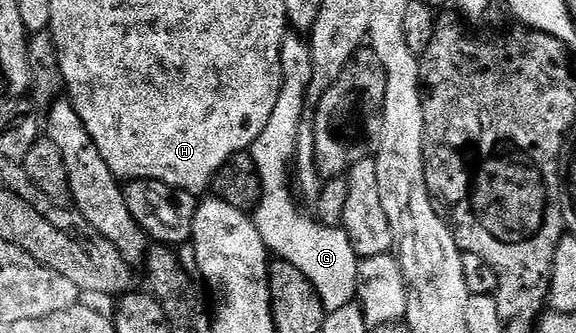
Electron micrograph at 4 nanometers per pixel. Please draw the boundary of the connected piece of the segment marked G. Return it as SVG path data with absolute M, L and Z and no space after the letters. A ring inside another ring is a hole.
M285 36L282 43L282 75L282 91L278 95L274 115L270 115L270 123L266 123L262 135L258 135L250 150L260 172L264 192L254 210L254 220L269 254L286 263L294 263L294 267L310 279L314 291L318 291L322 299L325 314L329 314L357 300L356 284L361 258L353 253L352 240L343 228L322 225L309 214L308 218L296 206L297 198L290 188L290 170L293 168L299 127L306 121L304 109L308 105L307 88L311 81L311 47L303 36Z

